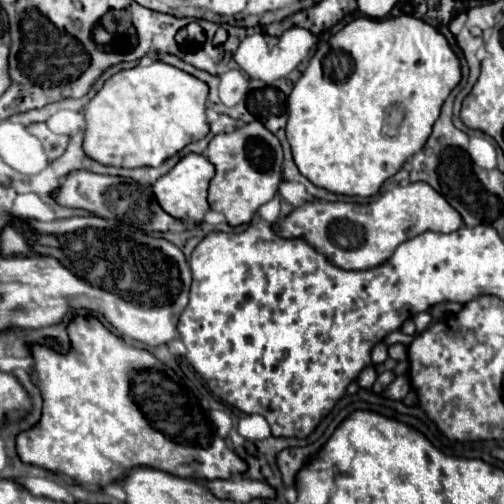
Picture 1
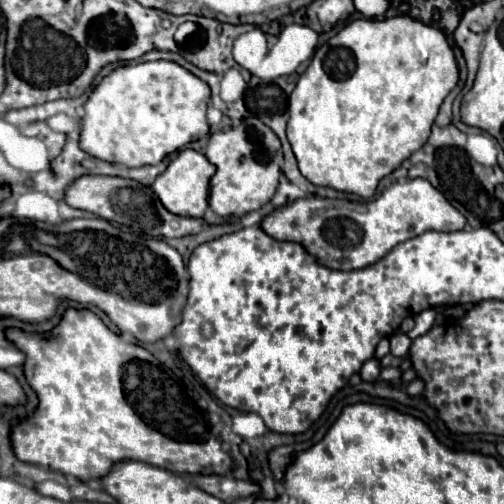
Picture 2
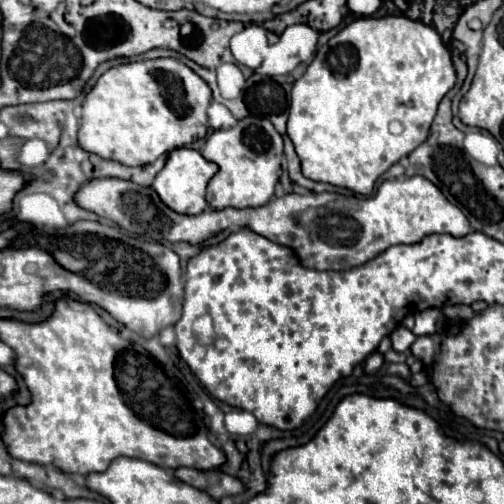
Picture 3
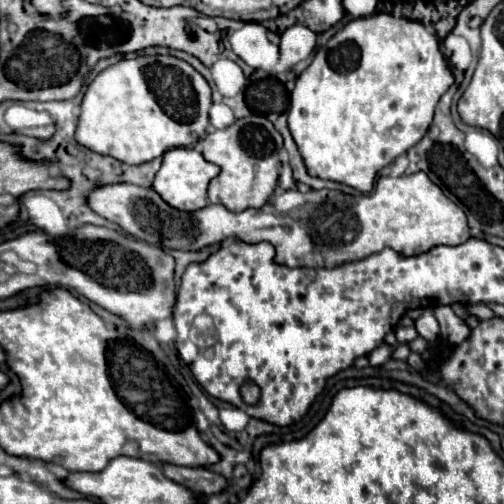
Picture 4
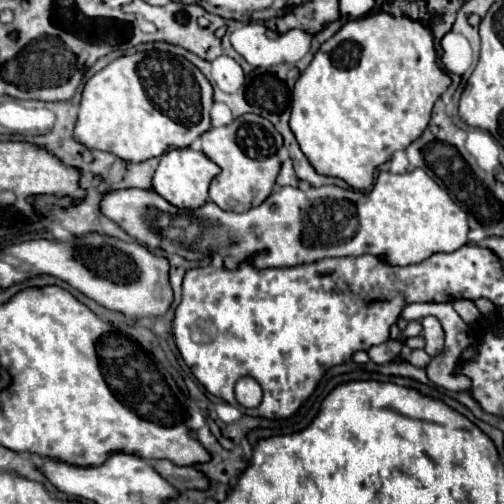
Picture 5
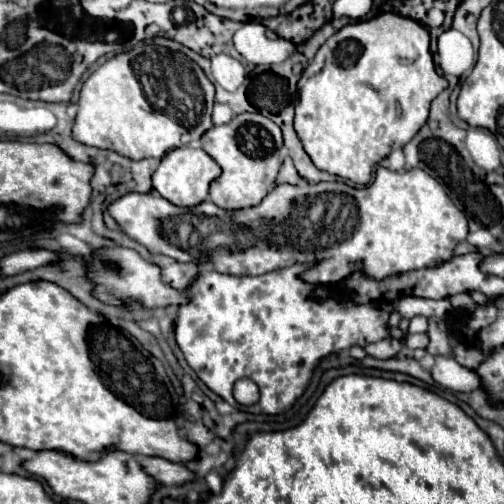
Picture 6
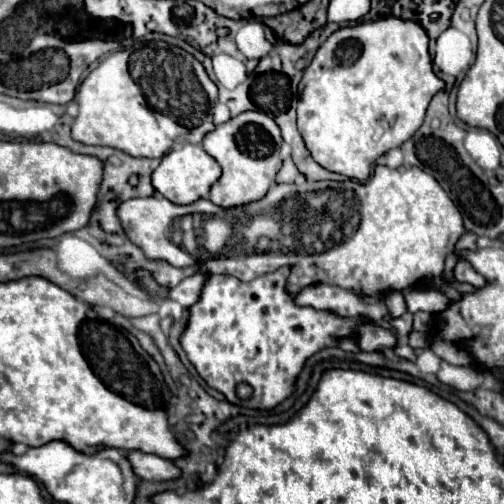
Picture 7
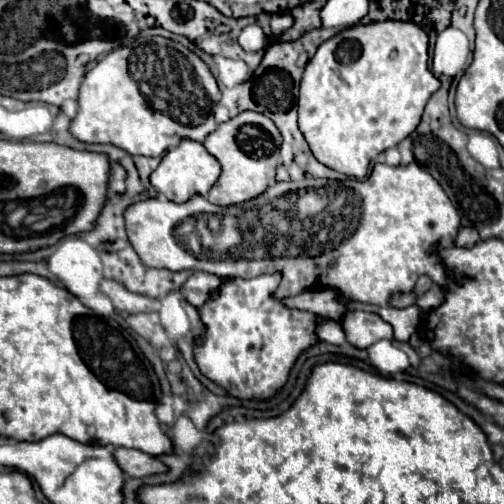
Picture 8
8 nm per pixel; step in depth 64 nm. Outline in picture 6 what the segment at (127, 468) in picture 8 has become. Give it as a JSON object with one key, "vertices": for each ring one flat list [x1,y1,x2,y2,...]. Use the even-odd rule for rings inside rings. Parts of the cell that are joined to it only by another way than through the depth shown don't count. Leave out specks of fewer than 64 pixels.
{"vertices":[[140,458,140,464,144,470,164,486,182,486,186,482,194,480,194,472,188,470,184,464,174,464,164,458]]}

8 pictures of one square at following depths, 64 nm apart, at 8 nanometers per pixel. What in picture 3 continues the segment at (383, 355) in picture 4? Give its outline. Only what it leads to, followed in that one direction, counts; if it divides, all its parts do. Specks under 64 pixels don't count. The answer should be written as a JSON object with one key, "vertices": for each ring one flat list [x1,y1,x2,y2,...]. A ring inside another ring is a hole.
{"vertices":[[374,352,372,356,368,356,368,360,364,362,364,372,366,374,374,374,374,372,378,372,380,370,380,366,384,364,384,358,382,358,382,354,380,352]]}

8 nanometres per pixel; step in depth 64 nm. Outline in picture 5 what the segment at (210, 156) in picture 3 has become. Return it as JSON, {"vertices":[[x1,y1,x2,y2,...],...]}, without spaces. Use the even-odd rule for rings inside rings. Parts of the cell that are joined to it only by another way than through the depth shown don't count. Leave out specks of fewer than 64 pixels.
{"vertices":[[258,114,238,116,232,124,212,128,202,134,202,152,222,168,210,184,210,200,230,212,246,212,260,206,272,194,280,172,280,160,276,154,280,146,282,136,266,118]]}

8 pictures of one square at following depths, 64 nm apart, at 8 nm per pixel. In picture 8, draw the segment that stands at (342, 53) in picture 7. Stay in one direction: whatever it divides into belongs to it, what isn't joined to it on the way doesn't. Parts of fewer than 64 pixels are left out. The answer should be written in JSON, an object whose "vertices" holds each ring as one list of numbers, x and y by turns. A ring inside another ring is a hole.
{"vertices":[[384,20,384,22,372,22,372,24,356,24,352,28,346,28,338,34,334,34,330,40,326,40,318,52,314,54,314,58,306,64,304,68,304,76,302,76,302,82,300,82,300,98,298,98,298,126,300,126,300,132,304,134,312,154,316,156,318,162,322,162,324,166,336,170,336,172,342,172,346,176,354,176,358,180,362,180,366,174,368,174,368,168,370,168,370,162,384,150,388,148,394,148,398,146,404,138,408,138,416,126,420,124,420,118,422,118,422,112,424,112,424,106,426,102,430,100,430,96,440,88,440,80,434,78,434,74,430,72,428,68,428,34,414,22,400,22,400,20]]}

